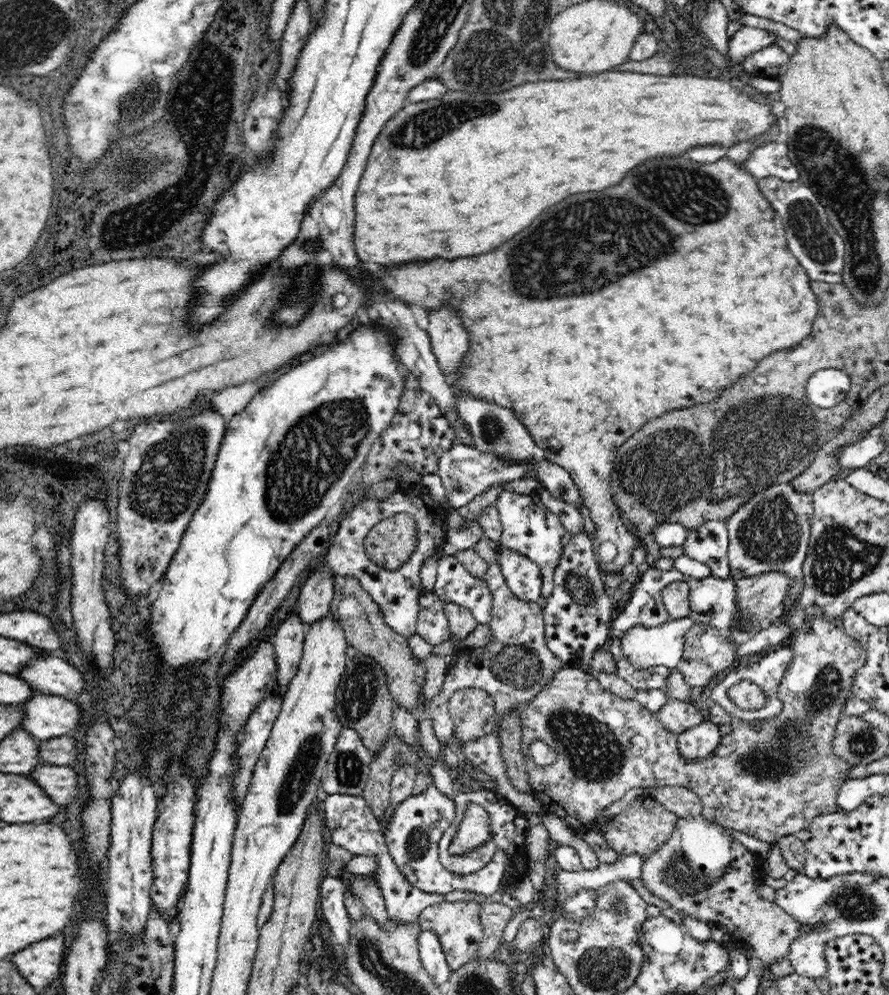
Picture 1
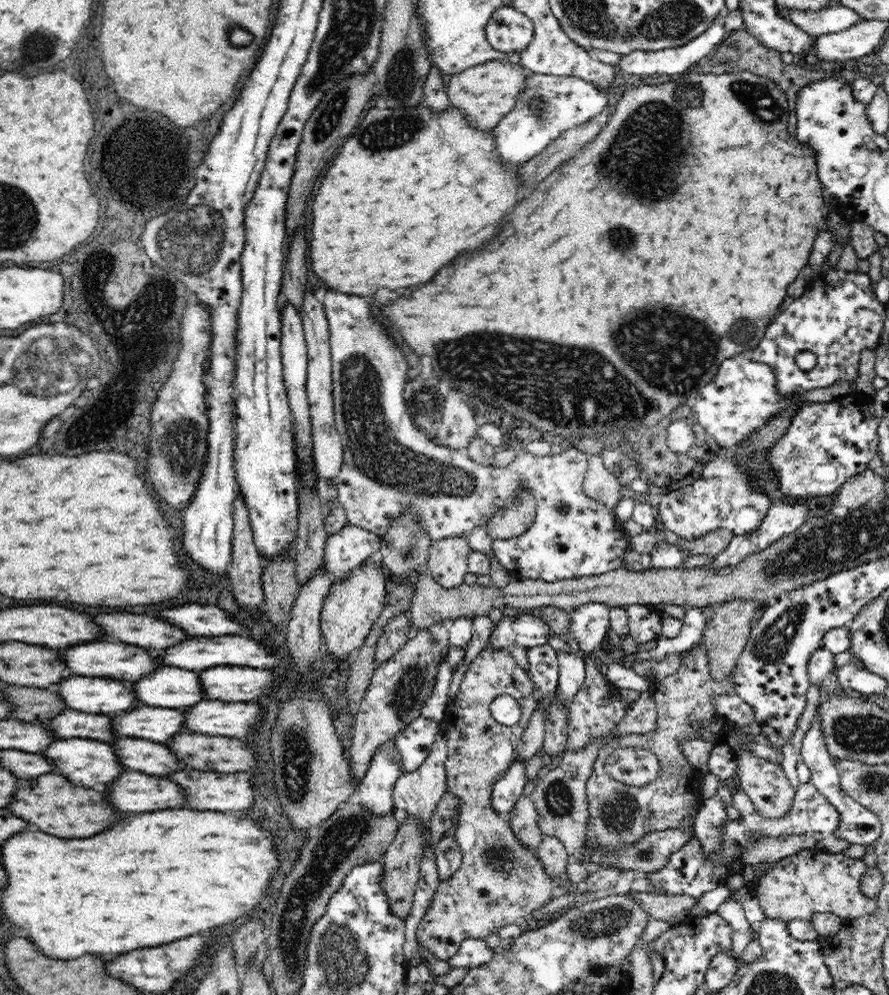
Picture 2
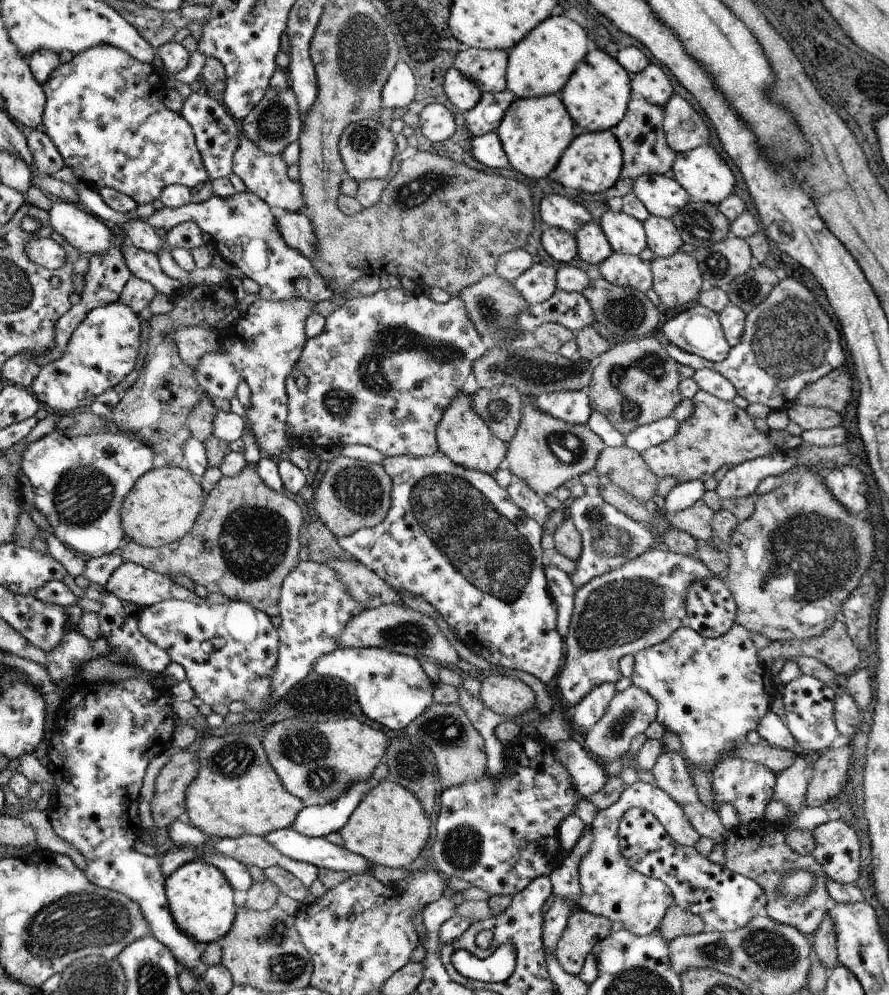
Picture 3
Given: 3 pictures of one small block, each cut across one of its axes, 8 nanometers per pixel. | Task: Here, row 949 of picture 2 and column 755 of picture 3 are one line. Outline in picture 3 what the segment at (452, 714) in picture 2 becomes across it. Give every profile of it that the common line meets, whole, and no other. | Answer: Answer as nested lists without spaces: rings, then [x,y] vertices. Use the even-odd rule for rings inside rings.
[[[702,389],[698,390],[698,394],[691,400],[694,412],[688,420],[679,422],[680,428],[676,436],[672,436],[672,440],[651,446],[641,452],[642,458],[656,474],[658,481],[672,476],[680,483],[688,480],[706,482],[722,466],[733,467],[772,454],[777,449],[768,440],[768,434],[756,429],[754,419],[748,416],[746,410],[738,408],[732,401],[720,400]]]

